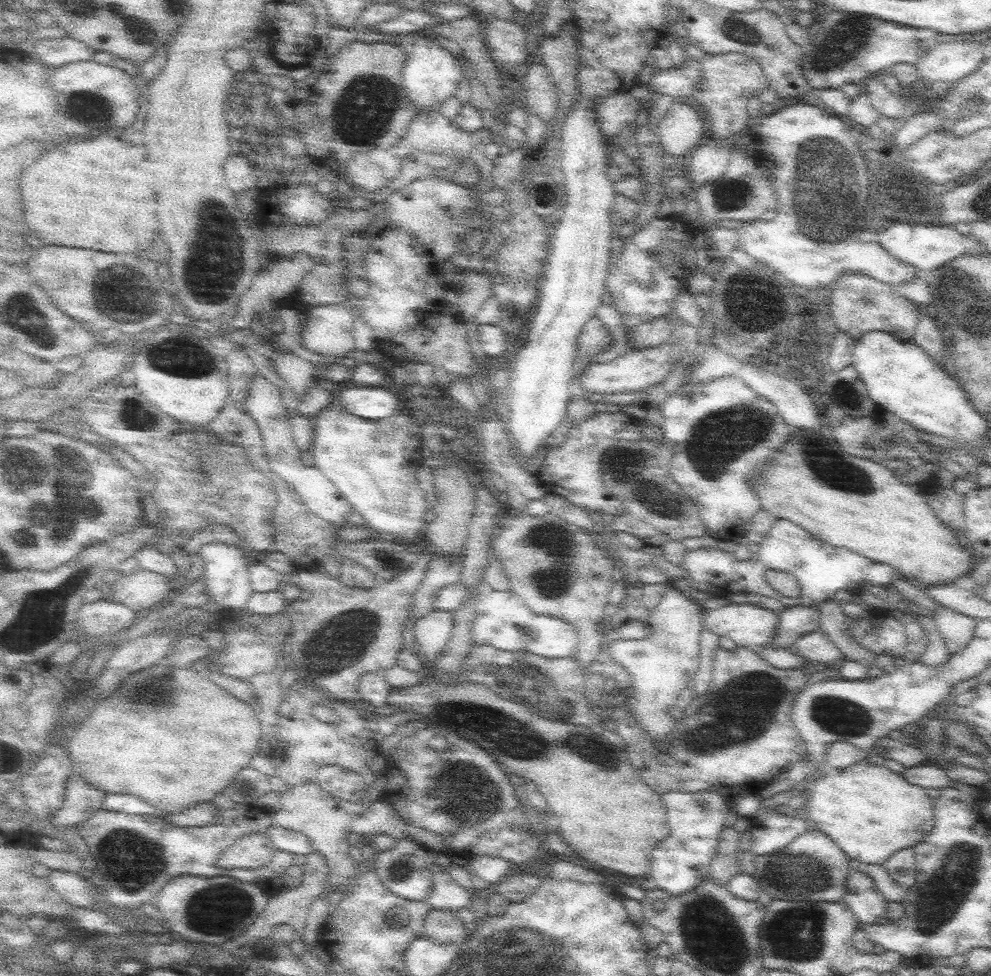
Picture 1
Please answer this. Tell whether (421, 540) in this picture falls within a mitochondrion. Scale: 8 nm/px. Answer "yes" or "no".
no

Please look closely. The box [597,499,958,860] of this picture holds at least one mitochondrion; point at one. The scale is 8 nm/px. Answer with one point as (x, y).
(746, 712)

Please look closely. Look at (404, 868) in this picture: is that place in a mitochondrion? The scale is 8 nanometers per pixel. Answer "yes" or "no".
yes

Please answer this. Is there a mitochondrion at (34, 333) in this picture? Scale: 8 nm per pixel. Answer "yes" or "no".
no

